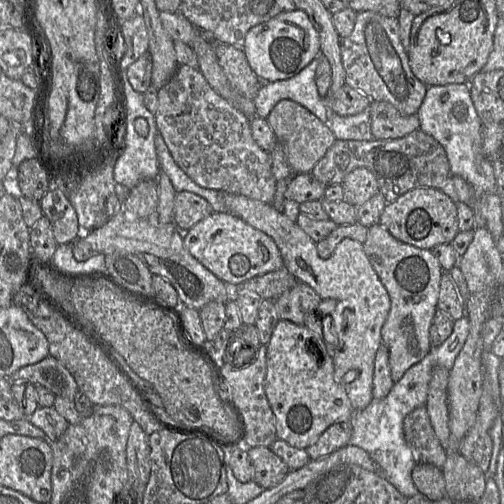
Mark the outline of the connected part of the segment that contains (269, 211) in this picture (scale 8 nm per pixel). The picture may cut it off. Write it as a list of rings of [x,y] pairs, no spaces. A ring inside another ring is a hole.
[[[223,192],[226,211],[270,236],[277,245],[284,268],[299,282],[309,285],[321,299],[334,299],[337,306],[331,316],[338,336],[336,355],[332,358],[336,381],[345,389],[354,412],[365,409],[373,400],[374,362],[382,345],[381,330],[390,308],[390,296],[372,267],[364,243],[342,240],[328,259],[318,255],[316,243],[272,204],[243,195]]]

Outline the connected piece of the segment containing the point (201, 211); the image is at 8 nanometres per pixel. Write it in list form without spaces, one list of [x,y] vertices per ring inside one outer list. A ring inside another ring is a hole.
[[[190,192],[175,194],[173,217],[176,227],[183,233],[212,214],[213,209],[202,197]]]

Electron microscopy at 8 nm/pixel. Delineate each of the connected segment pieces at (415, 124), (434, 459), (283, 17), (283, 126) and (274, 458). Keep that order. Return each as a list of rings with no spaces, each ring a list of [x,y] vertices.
[[[372,101],[370,115],[371,133],[376,140],[402,138],[420,127],[417,114],[402,115],[393,105],[384,101]]]
[[[422,405],[409,413],[404,419],[403,428],[405,441],[416,463],[442,469],[448,453],[435,435],[426,406]]]
[[[303,10],[282,12],[251,28],[245,36],[242,50],[246,60],[263,82],[289,79],[298,74],[320,54],[319,35]]]
[[[284,99],[279,101],[266,120],[276,136],[278,144],[282,146],[293,173],[310,173],[316,163],[336,141],[327,124],[321,122],[306,108],[292,100]]]
[[[269,447],[248,448],[248,458],[253,468],[252,481],[263,489],[278,485],[290,471],[288,465]]]

